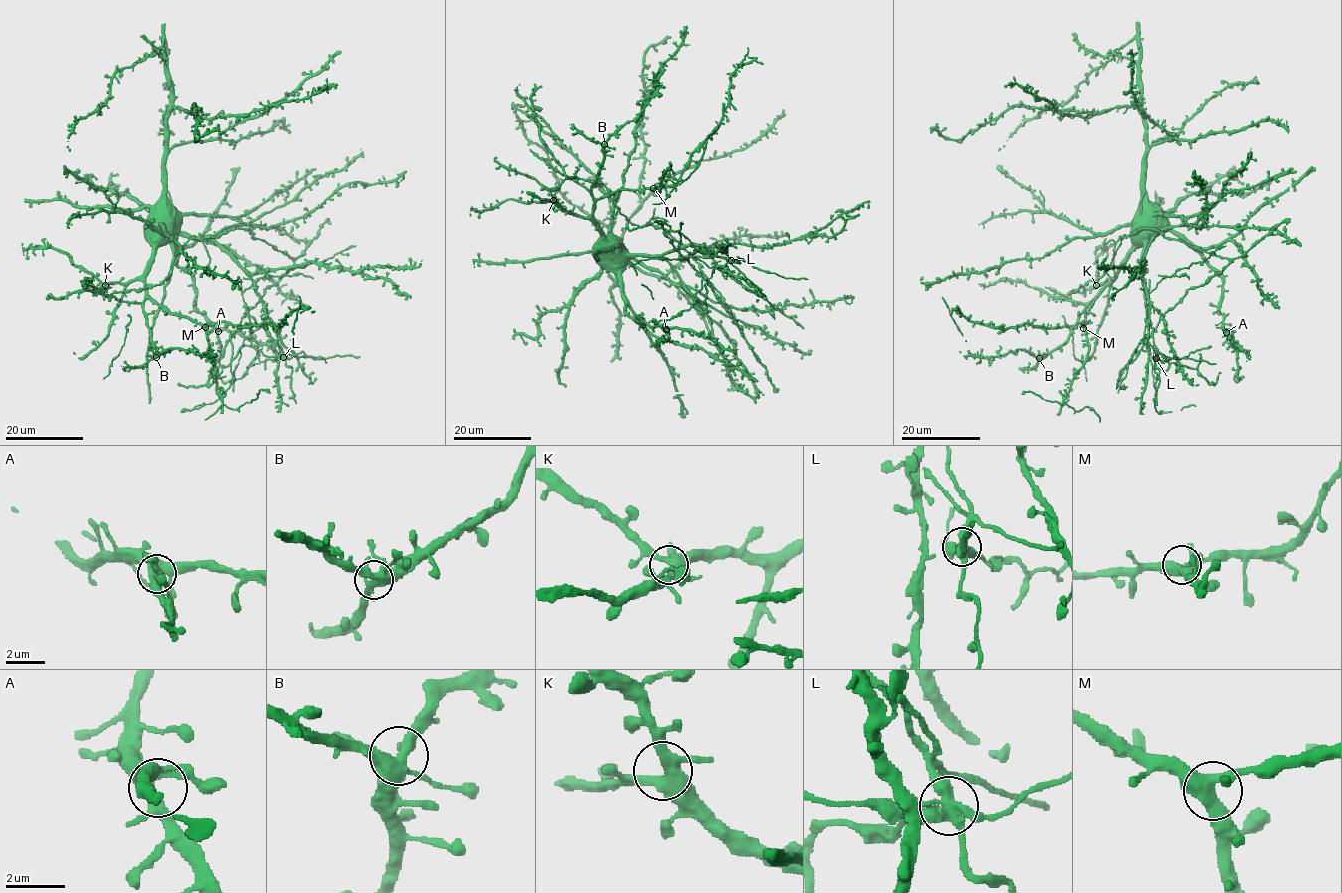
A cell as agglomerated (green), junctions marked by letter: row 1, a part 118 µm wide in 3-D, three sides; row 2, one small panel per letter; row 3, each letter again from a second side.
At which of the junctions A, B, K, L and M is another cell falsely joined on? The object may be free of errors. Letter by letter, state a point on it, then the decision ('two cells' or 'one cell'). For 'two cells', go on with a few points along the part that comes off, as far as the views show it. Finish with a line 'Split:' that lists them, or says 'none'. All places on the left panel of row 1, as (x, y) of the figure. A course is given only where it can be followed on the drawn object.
A: place (218, 331); one cell
B: place (156, 357); one cell
K: place (105, 285); one cell
L: place (283, 357); two cells; course (283, 357), (260, 326), (208, 382), (294, 265), (248, 230), (191, 238), (157, 285), (81, 286)
M: place (205, 327); one cell
Split: L

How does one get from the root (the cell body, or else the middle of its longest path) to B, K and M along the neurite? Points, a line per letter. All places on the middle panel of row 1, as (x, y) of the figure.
B: (607, 246), (595, 224), (591, 192), (603, 159), (604, 144)
K: (607, 246), (600, 231), (589, 219), (566, 213), (553, 200)
M: (607, 246), (595, 224), (593, 205), (618, 190), (653, 188)

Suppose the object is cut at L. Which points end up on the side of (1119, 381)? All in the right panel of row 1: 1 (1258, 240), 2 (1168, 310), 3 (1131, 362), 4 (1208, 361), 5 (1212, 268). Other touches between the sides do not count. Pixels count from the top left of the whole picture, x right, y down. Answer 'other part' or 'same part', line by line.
1: same part
2: same part
3: same part
4: same part
5: other part

